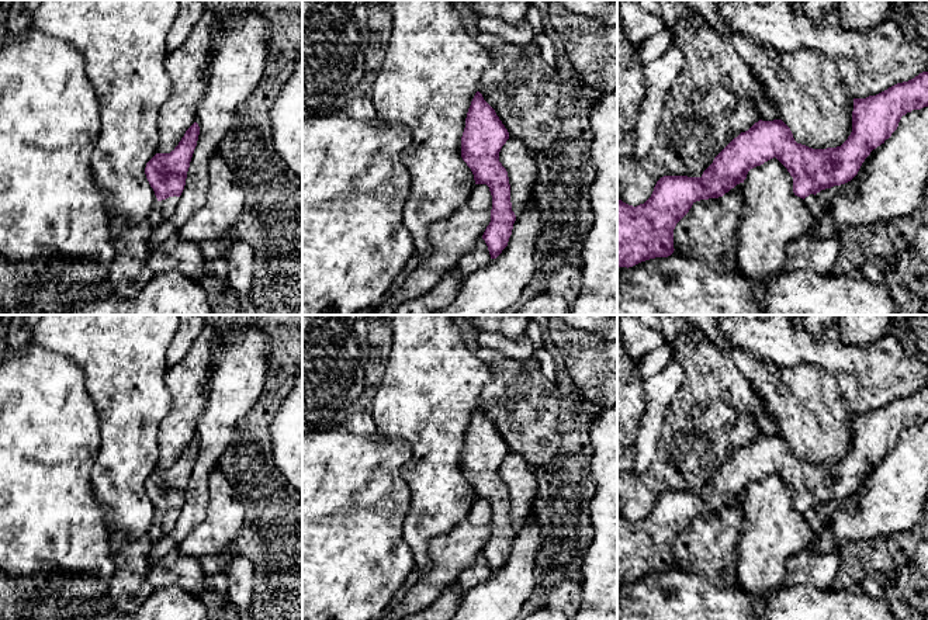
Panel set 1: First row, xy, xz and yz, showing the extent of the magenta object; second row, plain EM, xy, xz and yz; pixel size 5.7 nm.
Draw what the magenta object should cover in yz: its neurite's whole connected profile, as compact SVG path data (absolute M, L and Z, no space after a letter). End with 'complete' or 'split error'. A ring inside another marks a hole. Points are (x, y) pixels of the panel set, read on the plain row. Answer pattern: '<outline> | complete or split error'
M928 387L897 398L866 413L853 413L852 447L837 463L813 464L797 458L790 443L782 434L755 437L748 446L734 453L703 486L700 492L664 491L651 512L637 522L617 513L617 583L633 582L641 576L668 572L674 568L674 544L700 515L718 513L744 498L751 484L776 472L793 492L793 508L800 513L821 505L851 496L873 464L884 458L897 444L903 430L928 422Z | complete

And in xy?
M194 437L170 468L156 468L146 478L145 489L157 516L181 510L198 450L200 441Z | complete

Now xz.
M477 406L465 433L461 472L471 484L475 499L486 499L492 510L491 537L482 550L491 574L508 561L516 536L508 486L499 477L499 467L508 454L509 447L495 425Z | complete

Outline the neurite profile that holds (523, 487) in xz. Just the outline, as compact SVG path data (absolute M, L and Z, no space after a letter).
M509 451L499 467L499 477L508 486L512 526L519 530L537 510L540 495L537 471L519 453Z

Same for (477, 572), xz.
M481 553L481 554L478 554L478 557L477 557L477 560L474 561L472 565L470 565L468 568L461 571L461 574L458 575L454 585L463 593L465 593L467 590L474 588L479 582L484 582L491 575L492 574L491 574L488 561L486 561L485 555Z

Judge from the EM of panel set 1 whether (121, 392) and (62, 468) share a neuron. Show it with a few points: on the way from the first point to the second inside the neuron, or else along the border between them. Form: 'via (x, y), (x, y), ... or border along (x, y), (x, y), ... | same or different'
via (104, 419), (104, 447), (97, 463), (89, 467) | same

